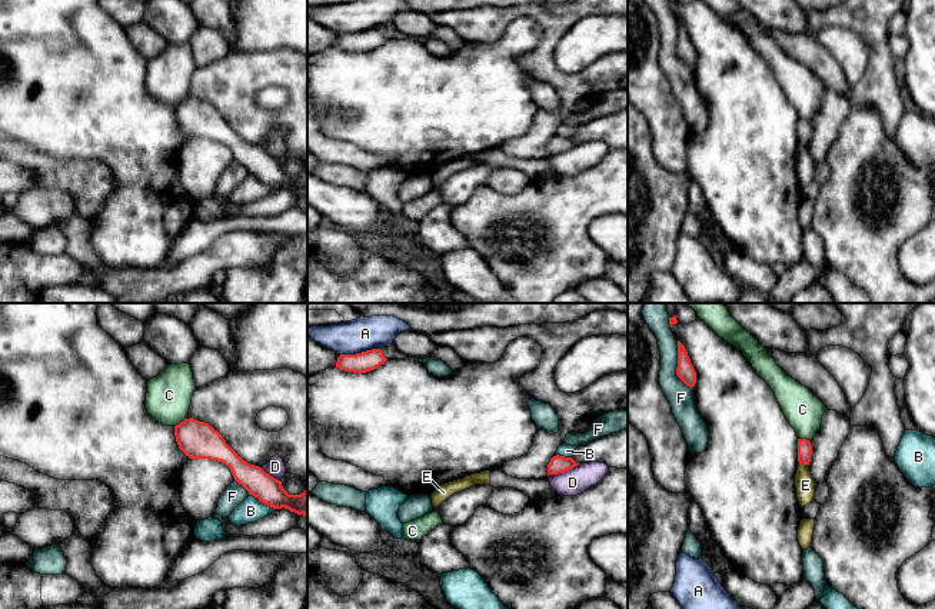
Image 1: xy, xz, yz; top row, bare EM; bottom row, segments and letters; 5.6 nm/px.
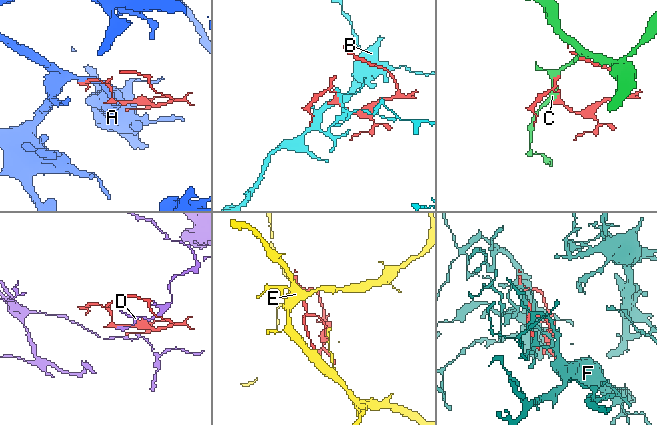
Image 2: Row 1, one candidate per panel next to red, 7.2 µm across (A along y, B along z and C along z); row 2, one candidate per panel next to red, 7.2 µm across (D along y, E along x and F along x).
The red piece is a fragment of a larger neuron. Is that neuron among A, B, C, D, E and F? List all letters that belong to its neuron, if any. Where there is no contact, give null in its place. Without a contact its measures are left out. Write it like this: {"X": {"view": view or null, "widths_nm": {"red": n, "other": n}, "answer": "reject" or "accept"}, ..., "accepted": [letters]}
{"A": {"view": "xz", "widths_nm": {"red": 120, "other": 190}, "answer": "reject"}, "B": {"view": "xy", "widths_nm": {"red": 160, "other": 130}, "answer": "reject"}, "C": {"view": "xy", "widths_nm": {"red": 220, "other": 260}, "answer": "reject"}, "D": {"view": "xz", "widths_nm": {"red": 100, "other": 150}, "answer": "reject"}, "E": {"view": "yz", "widths_nm": {"red": 80, "other": 110}, "answer": "accept"}, "F": {"view": "yz", "widths_nm": {"red": 100, "other": 150}, "answer": "reject"}, "accepted": ["E"]}

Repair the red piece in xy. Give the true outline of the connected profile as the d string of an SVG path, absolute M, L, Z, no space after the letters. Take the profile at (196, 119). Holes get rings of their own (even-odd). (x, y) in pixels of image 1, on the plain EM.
M193 97L174 106L179 129L190 139L210 139L224 143L234 160L249 174L273 189L289 189L307 196L307 170L300 174L289 174L282 162L266 153L262 147L243 140L209 103Z

